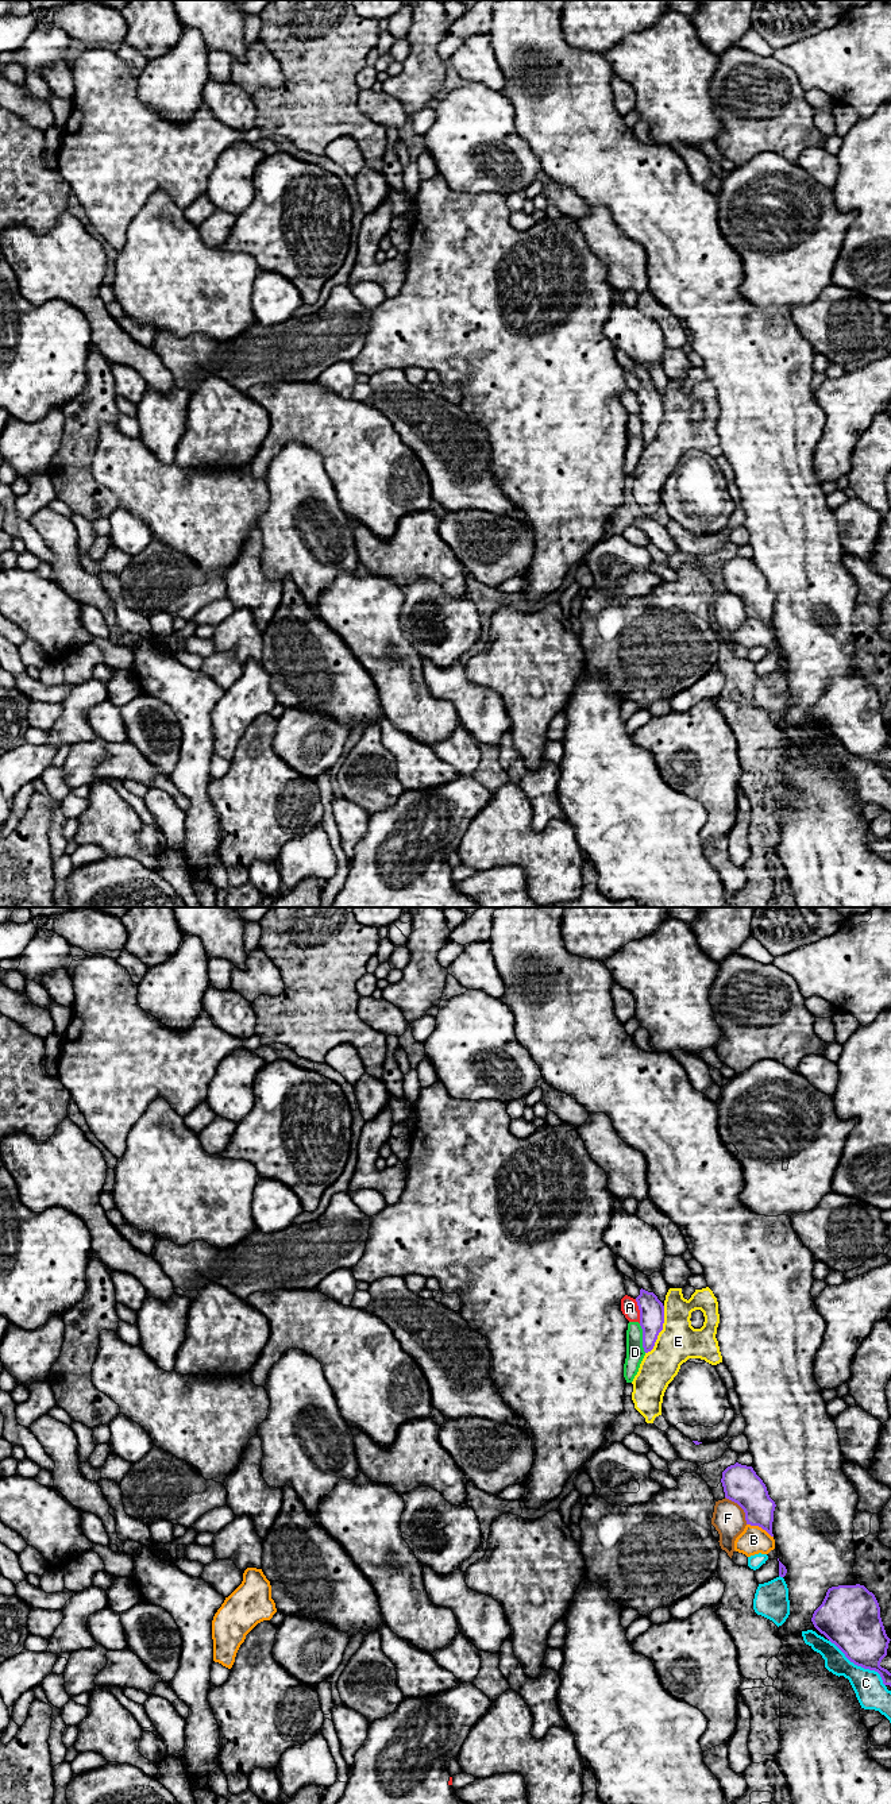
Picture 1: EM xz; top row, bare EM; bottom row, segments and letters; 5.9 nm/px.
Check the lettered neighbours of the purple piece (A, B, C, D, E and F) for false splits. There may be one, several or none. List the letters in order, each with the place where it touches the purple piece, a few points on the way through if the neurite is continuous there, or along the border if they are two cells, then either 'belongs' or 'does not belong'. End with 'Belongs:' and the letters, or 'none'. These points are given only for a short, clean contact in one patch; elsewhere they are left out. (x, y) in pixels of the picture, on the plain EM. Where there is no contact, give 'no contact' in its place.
A: contact xz (640, 404); does not belong
B: contact xz (760, 619); border xz (747, 616), (760, 619), (772, 629); does not belong
C: contact xz (860, 758); does not belong
D: contact xz (643, 431); does not belong
E: contact xz (662, 421); does not belong
F: contact xz (741, 600); does not belong
Belongs: none

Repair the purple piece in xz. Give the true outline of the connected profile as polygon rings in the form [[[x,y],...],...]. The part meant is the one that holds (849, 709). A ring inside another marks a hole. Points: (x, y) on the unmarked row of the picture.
[[[864,678],[829,681],[811,714],[850,755],[878,764],[883,776],[891,779],[891,766],[880,759],[891,732],[879,695]]]

